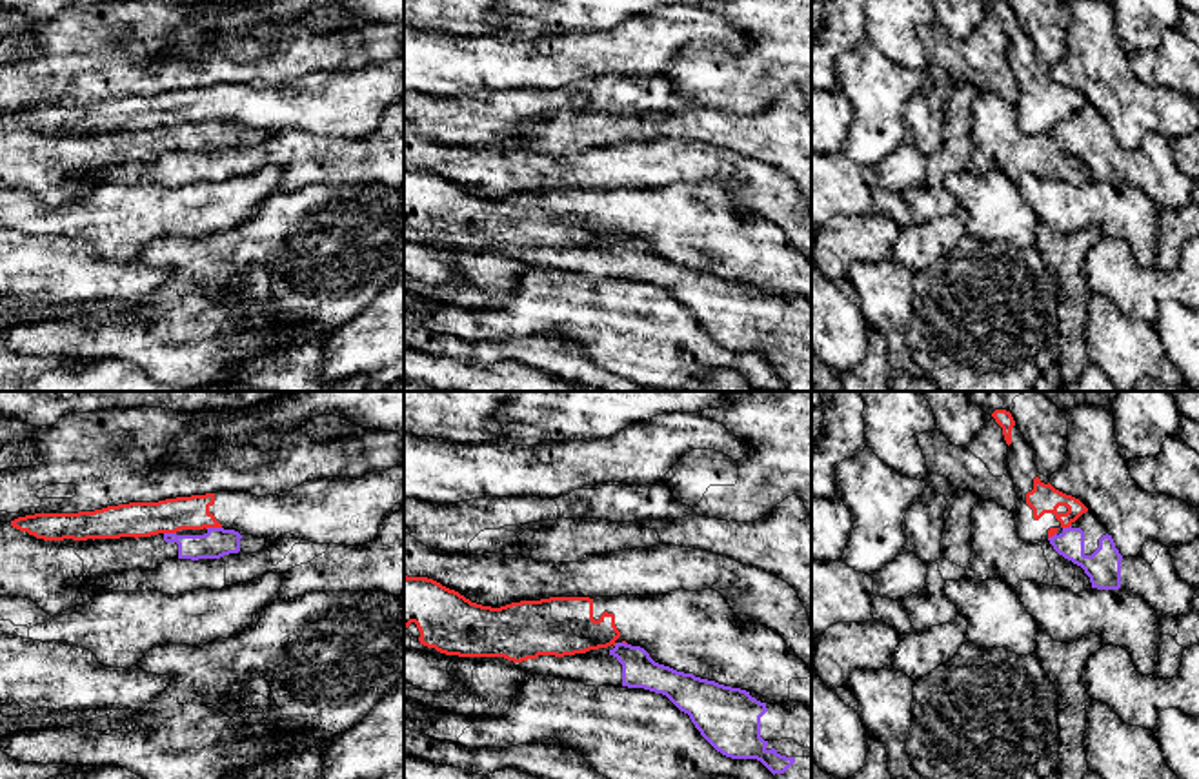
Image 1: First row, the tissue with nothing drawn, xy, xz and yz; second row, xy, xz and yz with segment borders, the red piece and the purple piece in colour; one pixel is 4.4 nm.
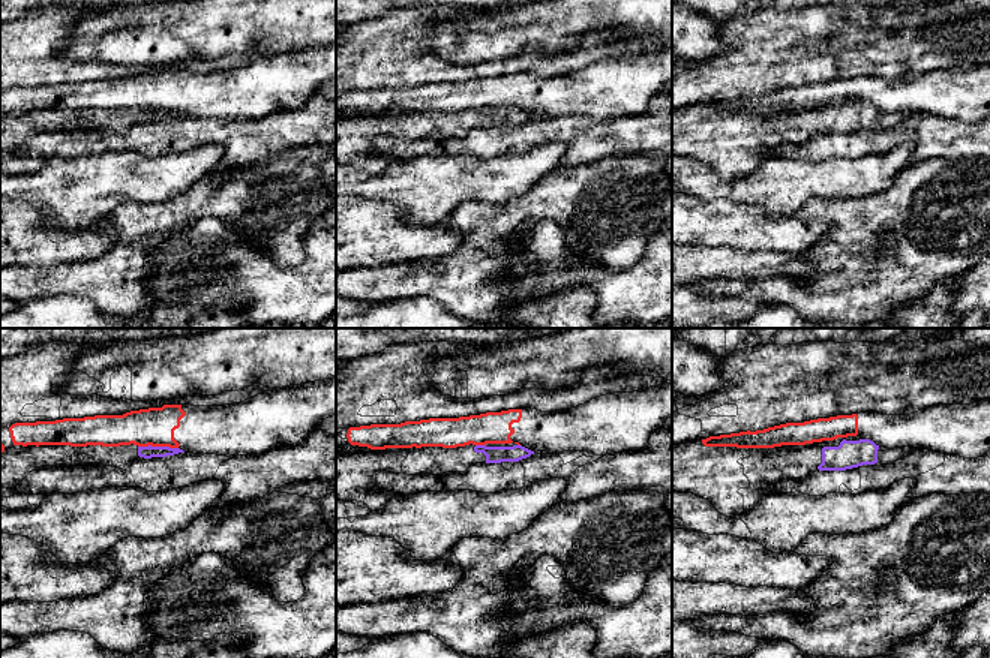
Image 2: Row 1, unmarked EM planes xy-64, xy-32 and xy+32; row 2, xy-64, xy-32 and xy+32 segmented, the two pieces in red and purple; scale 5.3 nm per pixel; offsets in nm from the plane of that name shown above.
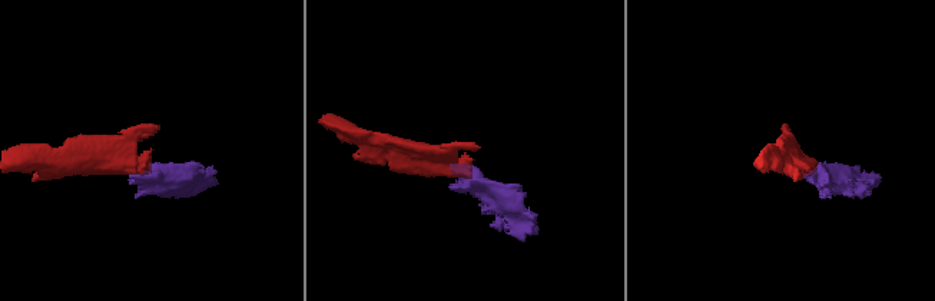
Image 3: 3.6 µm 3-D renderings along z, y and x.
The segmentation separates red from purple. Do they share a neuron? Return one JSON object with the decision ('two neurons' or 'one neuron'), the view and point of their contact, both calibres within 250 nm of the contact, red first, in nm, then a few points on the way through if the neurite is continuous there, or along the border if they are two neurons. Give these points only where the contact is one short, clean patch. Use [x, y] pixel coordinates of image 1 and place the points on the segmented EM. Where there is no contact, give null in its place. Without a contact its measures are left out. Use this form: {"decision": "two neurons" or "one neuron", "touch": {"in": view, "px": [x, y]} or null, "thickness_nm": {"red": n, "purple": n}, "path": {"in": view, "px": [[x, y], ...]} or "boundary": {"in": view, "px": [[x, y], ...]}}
{"decision": "two neurons", "touch": {"in": "xy", "px": [213, 526]}, "thickness_nm": {"red": 150, "purple": 130}, "boundary": {"in": "xy", "px": [[221, 526], [206, 528]]}}

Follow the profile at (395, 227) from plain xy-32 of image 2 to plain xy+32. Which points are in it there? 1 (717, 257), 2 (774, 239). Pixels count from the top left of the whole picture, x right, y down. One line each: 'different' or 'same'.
1: different
2: same

